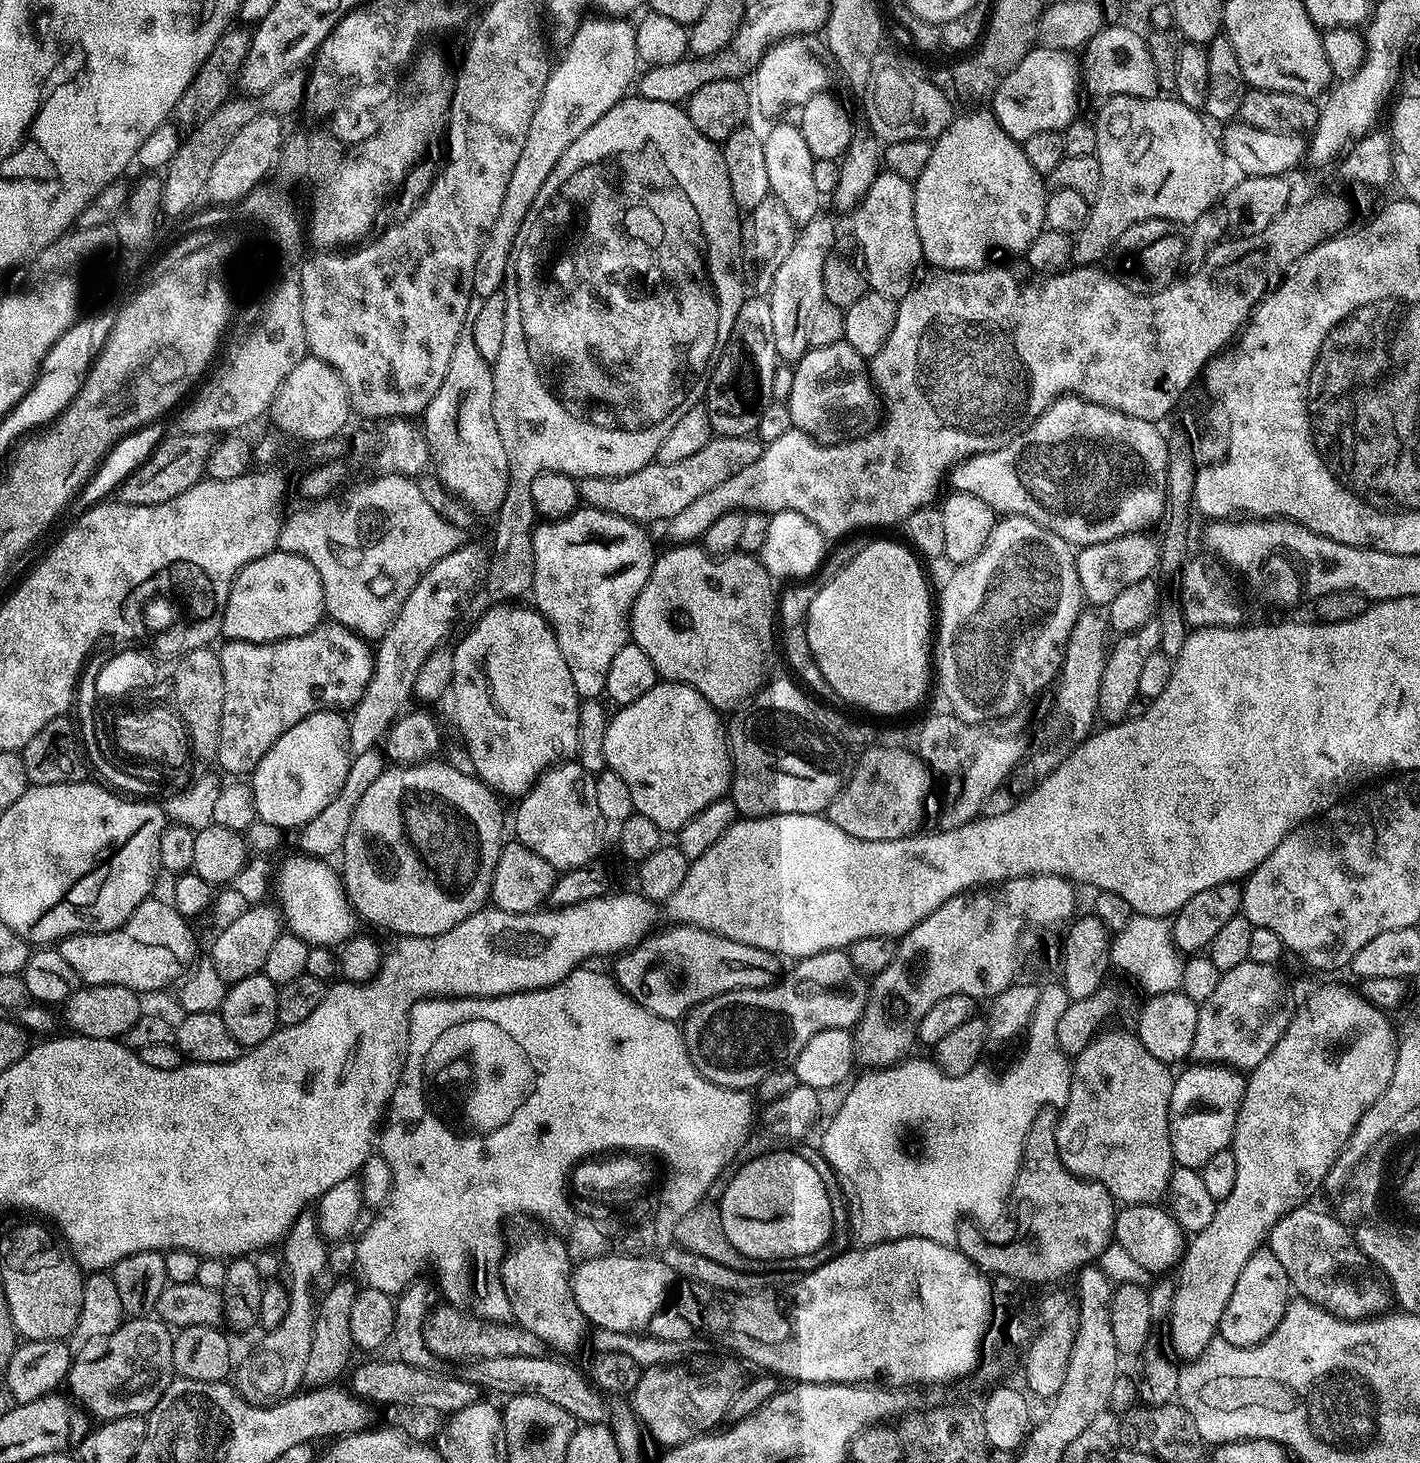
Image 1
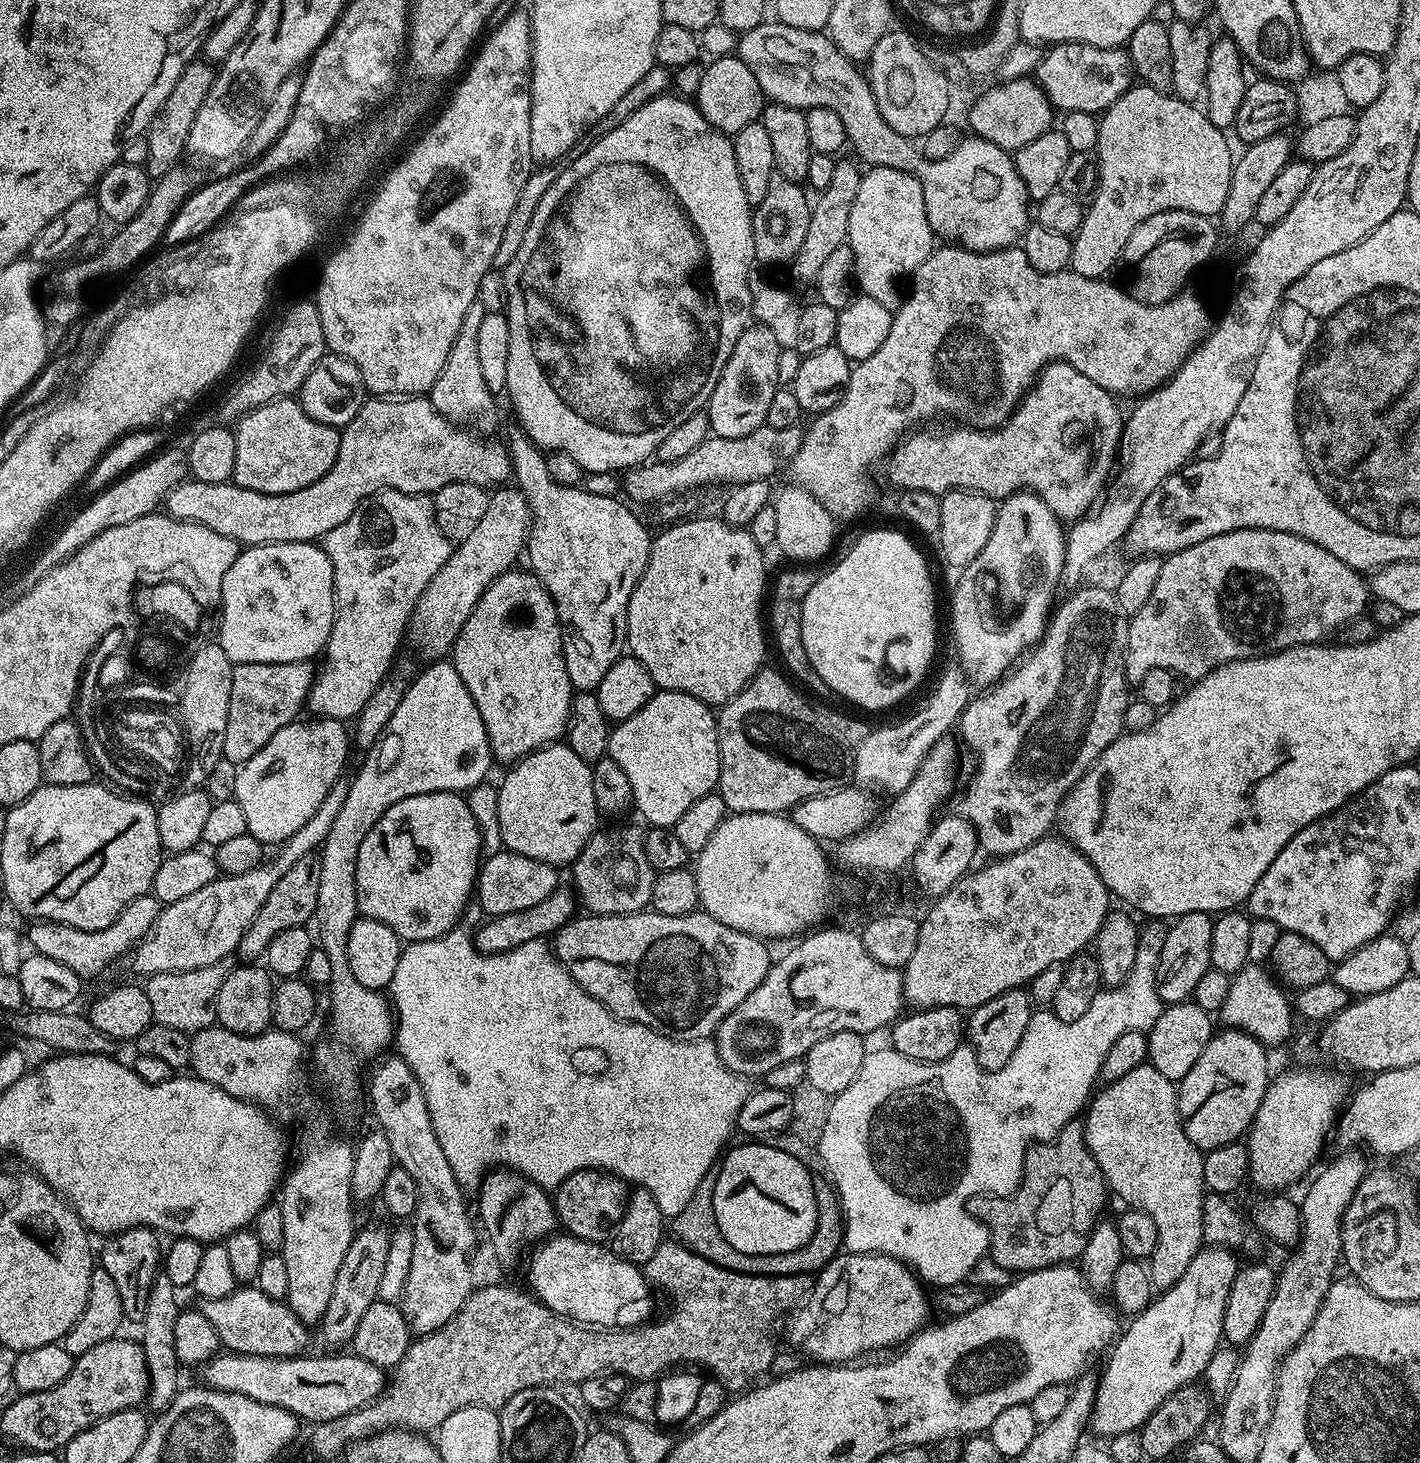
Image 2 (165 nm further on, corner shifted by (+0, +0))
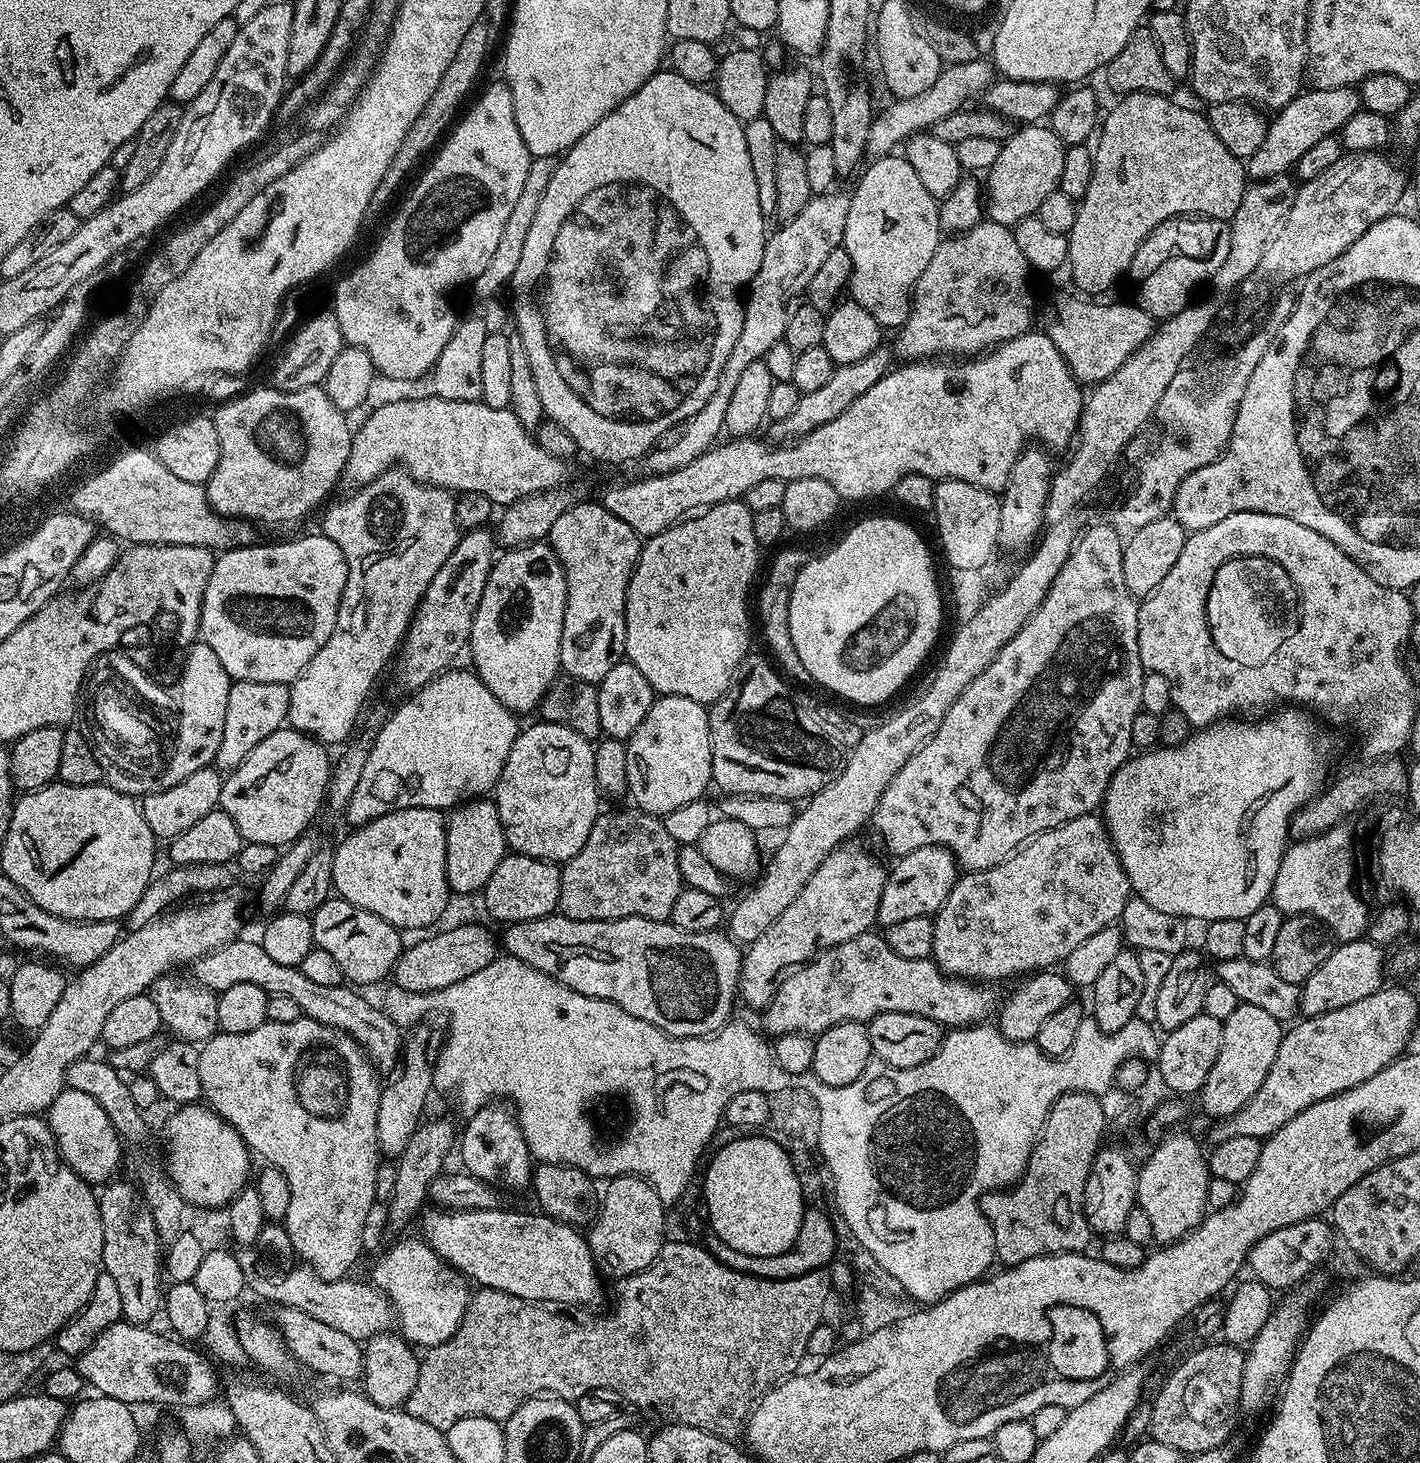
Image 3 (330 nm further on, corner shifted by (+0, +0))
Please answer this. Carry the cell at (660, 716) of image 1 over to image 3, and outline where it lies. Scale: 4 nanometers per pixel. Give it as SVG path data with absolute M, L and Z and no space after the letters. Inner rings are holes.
M681 696L653 699L650 714L626 741L626 778L628 792L636 799L635 807L651 816L663 817L686 802L705 795L712 778L712 743L710 742L709 709Z

